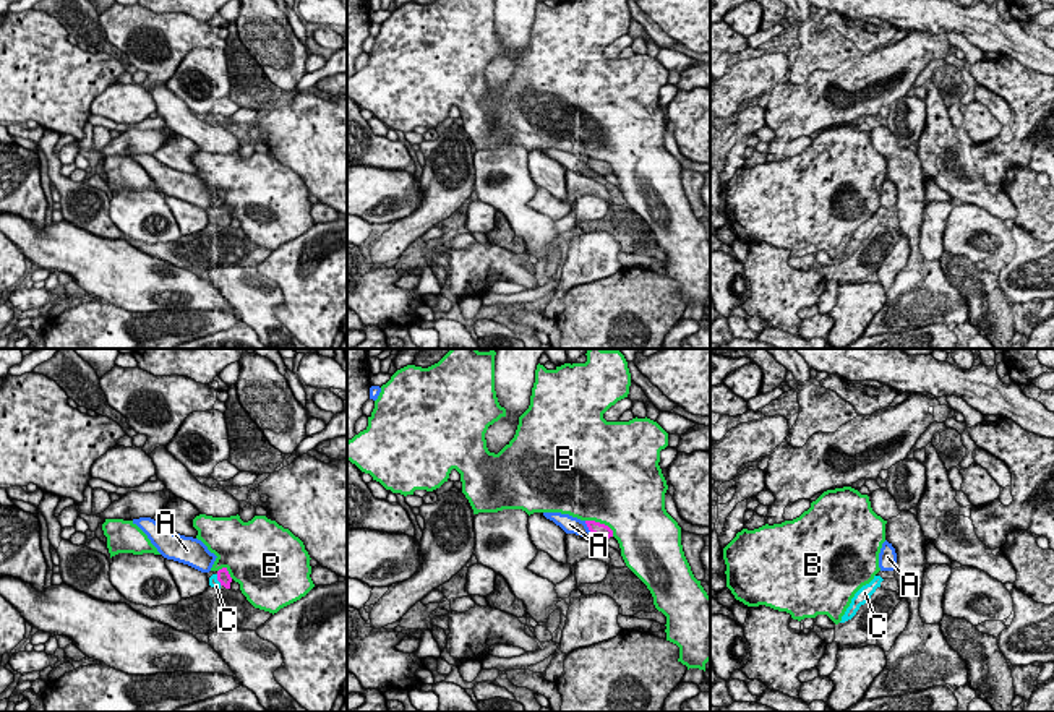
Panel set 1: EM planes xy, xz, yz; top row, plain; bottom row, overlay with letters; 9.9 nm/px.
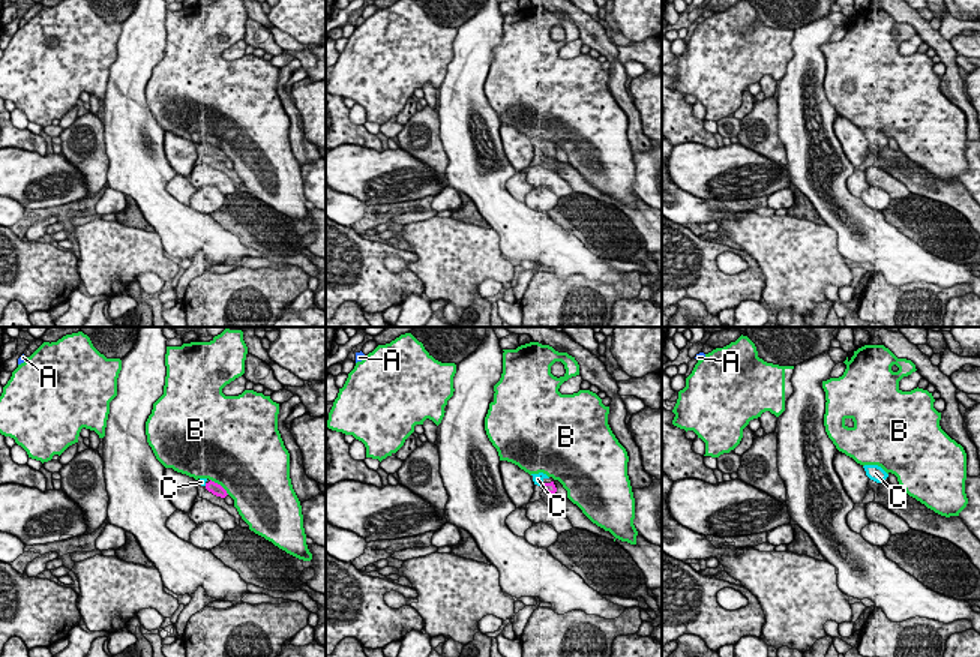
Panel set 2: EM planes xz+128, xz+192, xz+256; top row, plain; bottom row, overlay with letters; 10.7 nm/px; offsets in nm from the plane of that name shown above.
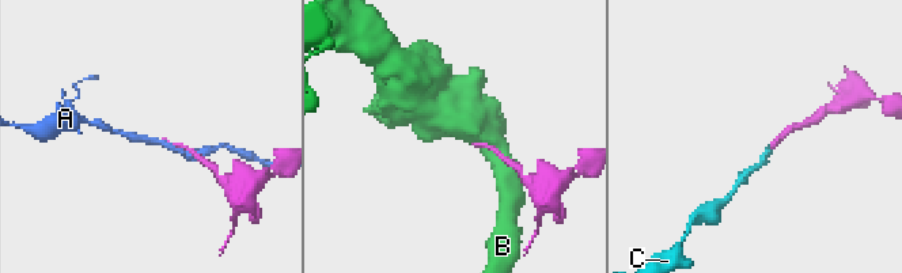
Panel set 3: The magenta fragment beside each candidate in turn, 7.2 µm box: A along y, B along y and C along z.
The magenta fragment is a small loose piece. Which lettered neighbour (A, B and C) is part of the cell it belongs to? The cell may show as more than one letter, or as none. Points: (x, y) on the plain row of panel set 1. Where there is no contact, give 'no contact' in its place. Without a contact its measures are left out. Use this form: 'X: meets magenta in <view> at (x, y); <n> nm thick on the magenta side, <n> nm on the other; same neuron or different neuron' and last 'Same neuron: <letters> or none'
A: meets magenta in xz at (589, 166); 140 nm thick on the magenta side, 170 nm on the other; different neuron
B: meets magenta in xz at (602, 161); 140 nm thick on the magenta side, 480 nm on the other; different neuron
C: meets magenta in xy at (218, 216); 130 nm thick on the magenta side, 100 nm on the other; same neuron
Same neuron: C

